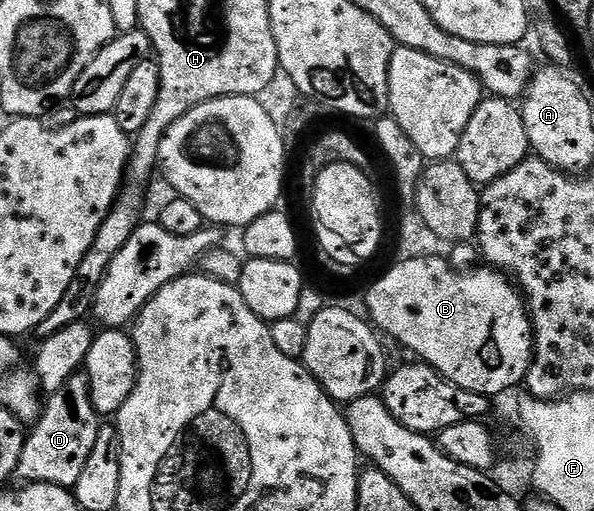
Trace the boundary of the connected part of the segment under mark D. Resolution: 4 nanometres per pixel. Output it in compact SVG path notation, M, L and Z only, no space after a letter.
M76 373L45 399L41 414L29 427L17 477L26 484L43 482L73 488L76 480L80 480L80 472L84 472L84 463L96 444L99 425L100 416L90 399L86 379L81 373Z

